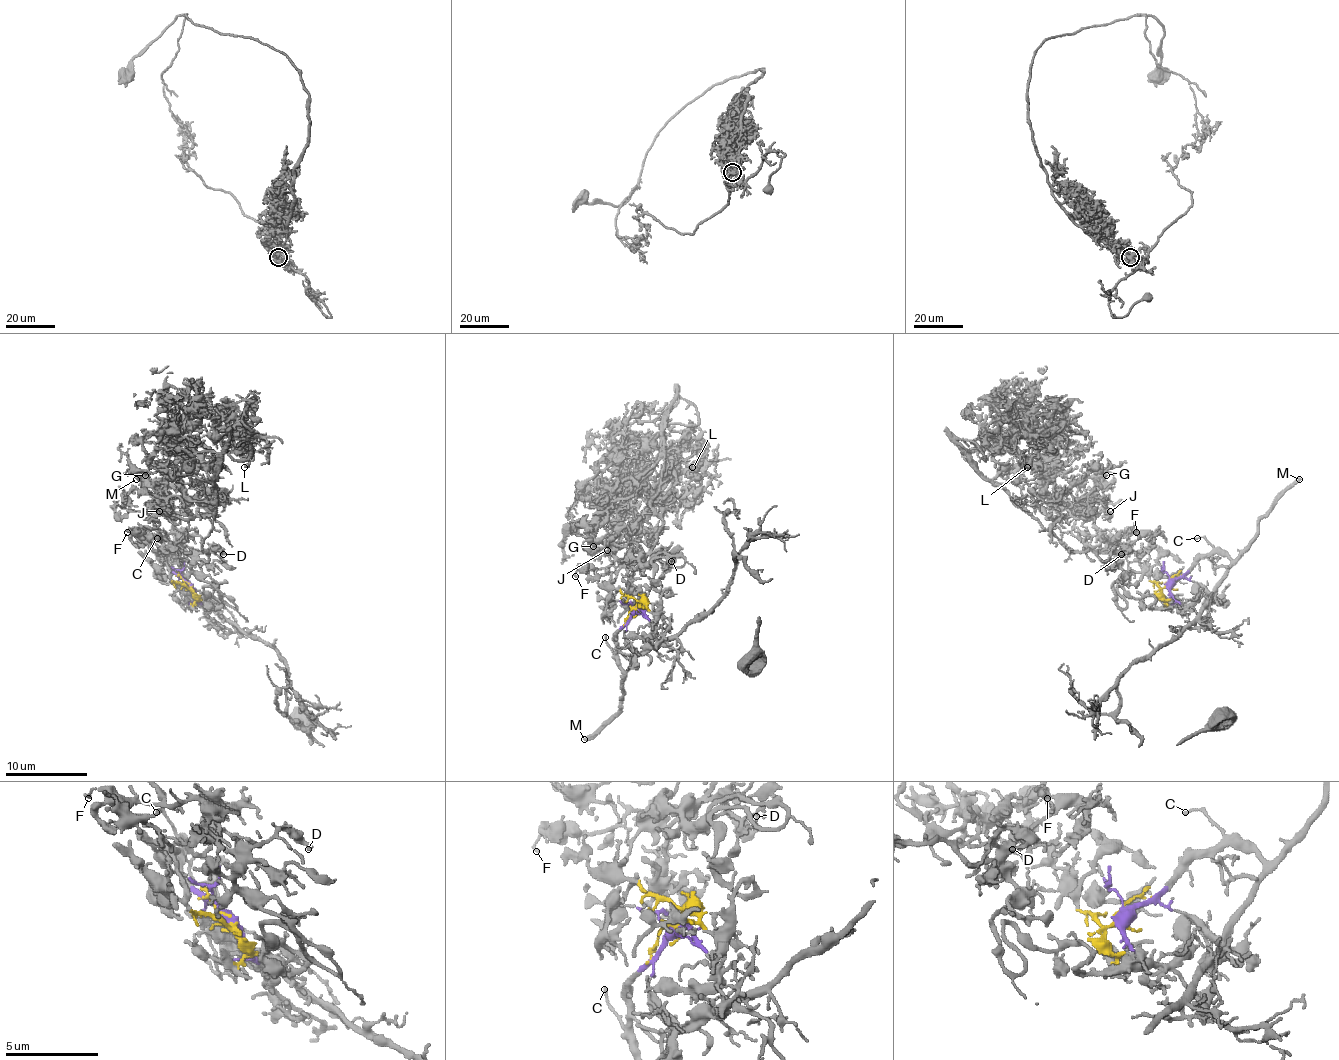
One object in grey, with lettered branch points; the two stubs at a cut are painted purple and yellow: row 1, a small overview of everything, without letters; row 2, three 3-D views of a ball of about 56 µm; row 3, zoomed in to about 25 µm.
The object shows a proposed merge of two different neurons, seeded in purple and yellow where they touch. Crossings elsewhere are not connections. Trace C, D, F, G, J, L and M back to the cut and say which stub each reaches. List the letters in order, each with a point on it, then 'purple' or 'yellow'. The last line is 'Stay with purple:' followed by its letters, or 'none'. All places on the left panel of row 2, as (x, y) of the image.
C: at (157, 538); purple
D: at (223, 554); yellow
F: at (127, 532); yellow
G: at (145, 475); yellow
J: at (159, 511); yellow
L: at (244, 467); yellow
M: at (136, 479); purple
Stay with purple: C, M

